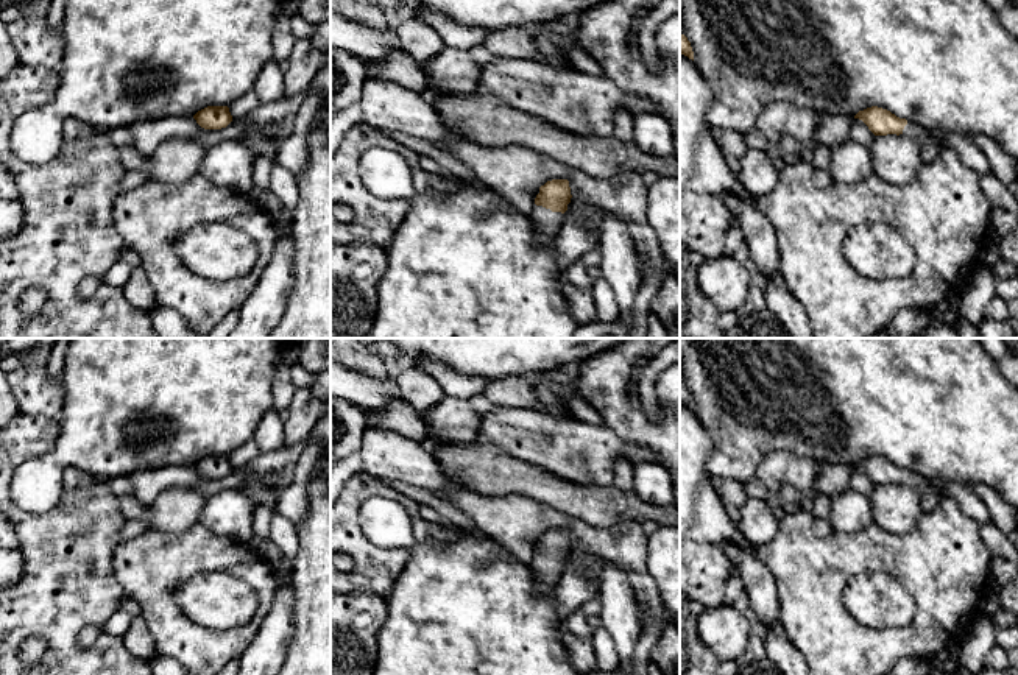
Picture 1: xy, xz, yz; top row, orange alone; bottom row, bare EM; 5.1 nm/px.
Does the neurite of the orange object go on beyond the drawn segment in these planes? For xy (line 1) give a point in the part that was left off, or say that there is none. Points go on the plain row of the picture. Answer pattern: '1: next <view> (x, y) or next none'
1: next none

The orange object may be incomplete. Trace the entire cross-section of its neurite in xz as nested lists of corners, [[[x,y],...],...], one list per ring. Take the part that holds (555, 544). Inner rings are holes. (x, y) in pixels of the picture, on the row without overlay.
[[[552,528],[539,536],[530,567],[536,577],[536,589],[549,594],[564,571],[564,561],[571,552],[571,536],[567,528]]]

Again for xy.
[[[207,455],[198,460],[193,468],[204,479],[221,479],[232,471],[228,455]]]

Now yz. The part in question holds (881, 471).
[[[878,455],[859,460],[854,468],[862,469],[875,485],[901,483],[915,488],[921,496],[945,496],[931,480],[907,471],[906,468],[900,468],[890,460]]]

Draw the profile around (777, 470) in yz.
[[[778,451],[764,457],[756,468],[756,479],[769,493],[779,493],[783,486],[792,486],[804,497],[812,494],[818,465],[811,458],[801,458],[790,452]]]

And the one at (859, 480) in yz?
[[[854,468],[850,477],[850,488],[856,489],[857,493],[864,496],[870,496],[875,489],[875,483],[868,479],[868,475],[859,469]]]

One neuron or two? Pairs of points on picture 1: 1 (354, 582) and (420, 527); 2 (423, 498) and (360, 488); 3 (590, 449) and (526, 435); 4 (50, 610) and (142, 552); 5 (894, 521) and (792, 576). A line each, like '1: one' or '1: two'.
1: one
2: two
3: one
4: two
5: two

